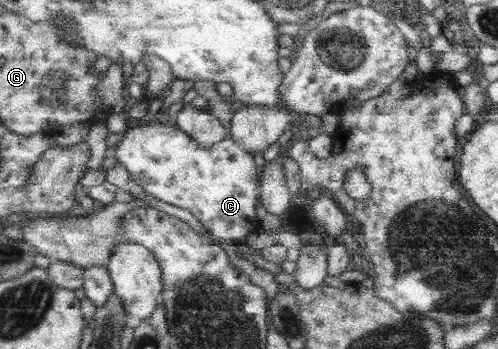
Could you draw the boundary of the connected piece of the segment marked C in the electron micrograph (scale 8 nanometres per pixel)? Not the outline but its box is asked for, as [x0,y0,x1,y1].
[116,121,262,244]

